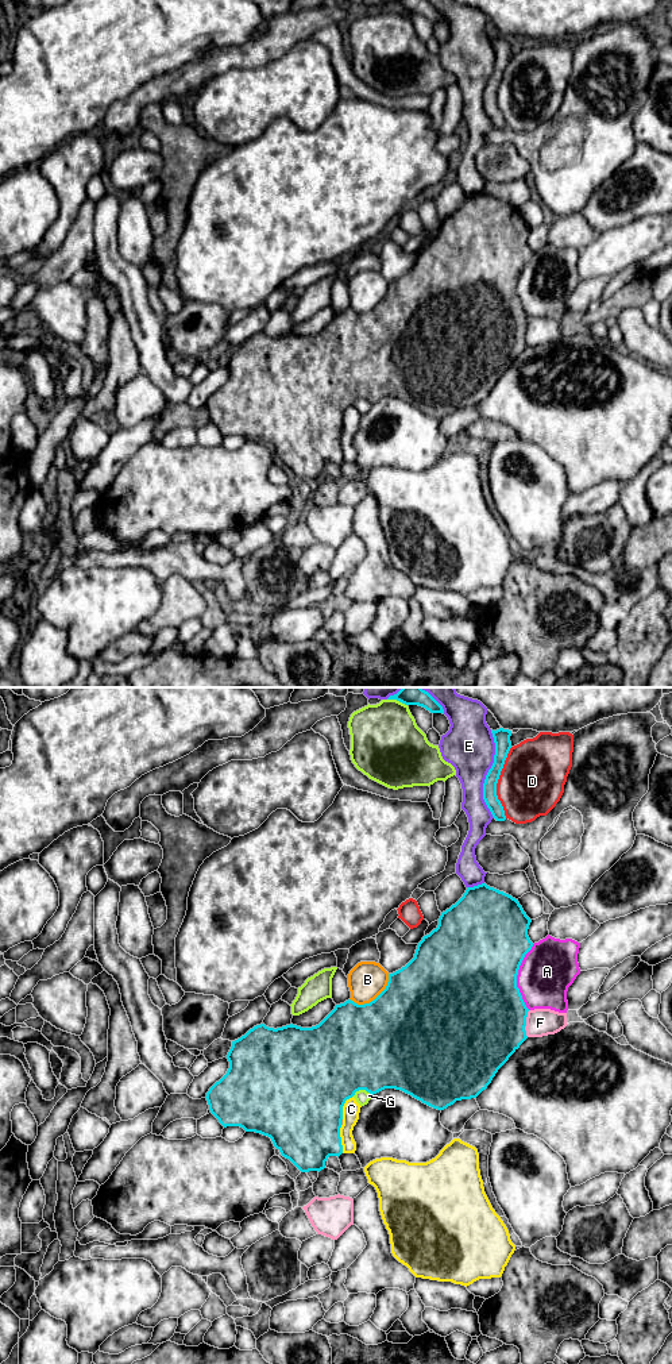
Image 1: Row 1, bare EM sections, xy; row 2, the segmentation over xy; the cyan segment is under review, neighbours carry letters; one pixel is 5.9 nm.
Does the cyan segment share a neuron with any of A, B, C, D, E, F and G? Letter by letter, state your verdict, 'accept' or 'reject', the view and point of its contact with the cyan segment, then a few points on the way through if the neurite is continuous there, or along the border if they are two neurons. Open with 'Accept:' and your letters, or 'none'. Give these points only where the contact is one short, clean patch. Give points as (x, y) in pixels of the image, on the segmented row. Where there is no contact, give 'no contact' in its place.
Accept: none
A: reject; meets cyan in xy at (516, 977)
B: reject; meets cyan in xy at (375, 998)
C: reject; meets cyan in xy at (340, 1139)
D: reject; meets cyan in xy at (497, 782)
E: reject; meets cyan in xy at (487, 774)
F: reject; meets cyan in xy at (525, 1024)
G: reject; meets cyan in xy at (362, 1089)

